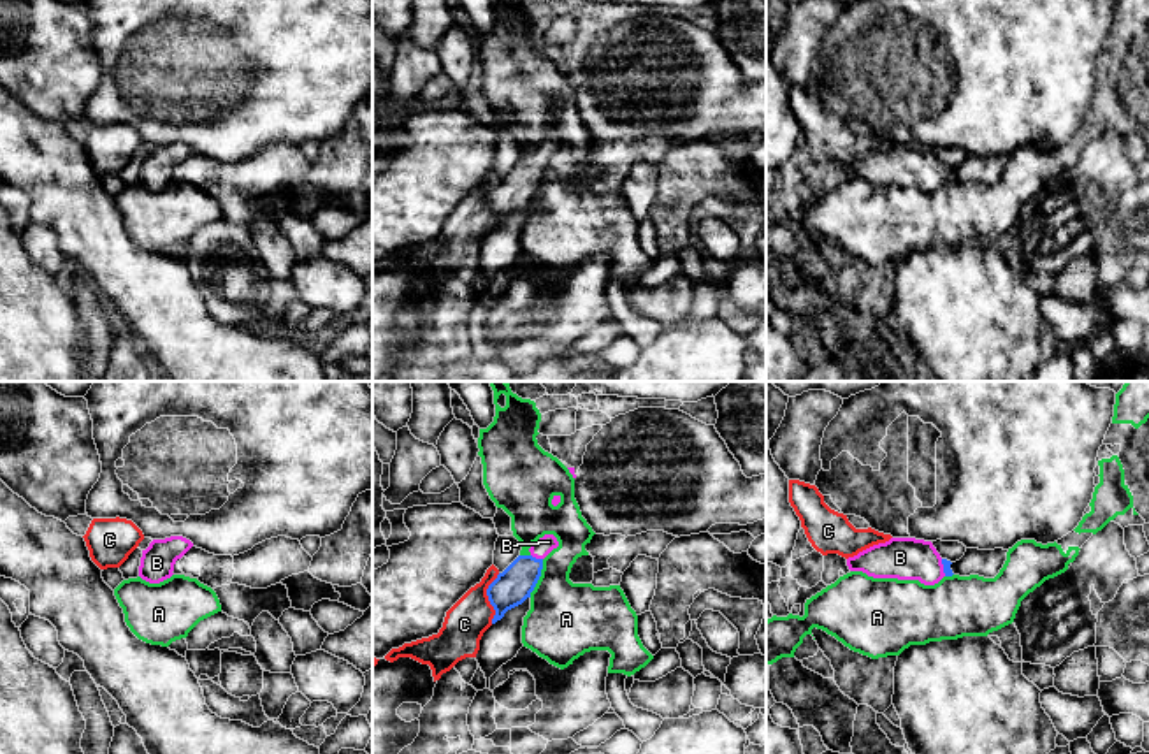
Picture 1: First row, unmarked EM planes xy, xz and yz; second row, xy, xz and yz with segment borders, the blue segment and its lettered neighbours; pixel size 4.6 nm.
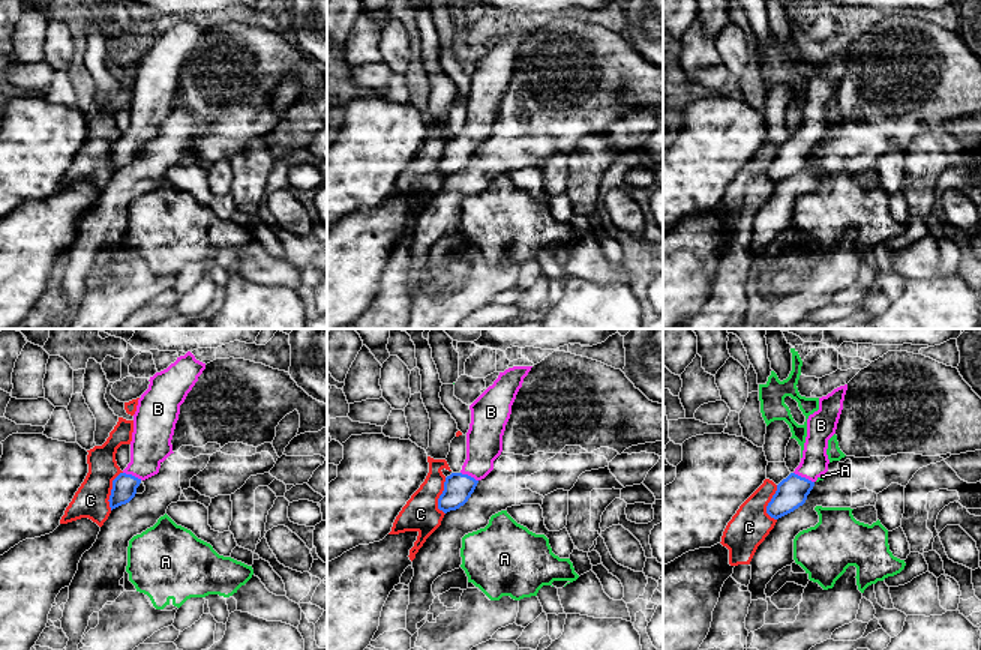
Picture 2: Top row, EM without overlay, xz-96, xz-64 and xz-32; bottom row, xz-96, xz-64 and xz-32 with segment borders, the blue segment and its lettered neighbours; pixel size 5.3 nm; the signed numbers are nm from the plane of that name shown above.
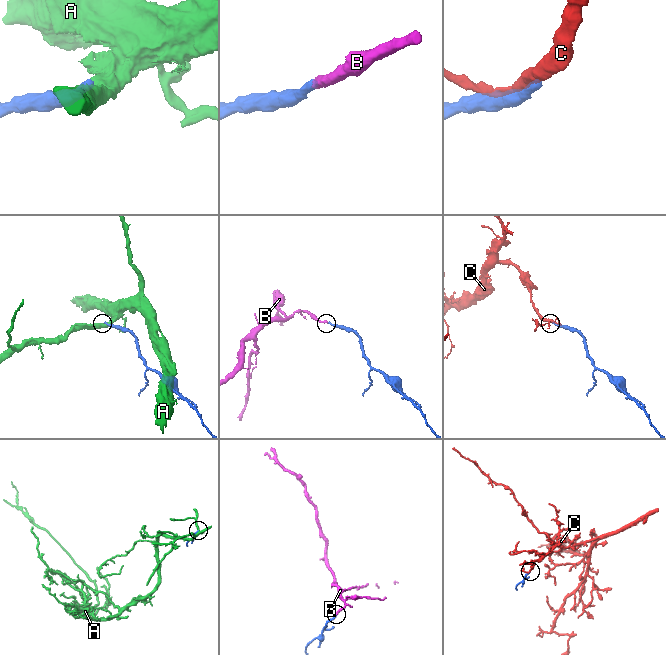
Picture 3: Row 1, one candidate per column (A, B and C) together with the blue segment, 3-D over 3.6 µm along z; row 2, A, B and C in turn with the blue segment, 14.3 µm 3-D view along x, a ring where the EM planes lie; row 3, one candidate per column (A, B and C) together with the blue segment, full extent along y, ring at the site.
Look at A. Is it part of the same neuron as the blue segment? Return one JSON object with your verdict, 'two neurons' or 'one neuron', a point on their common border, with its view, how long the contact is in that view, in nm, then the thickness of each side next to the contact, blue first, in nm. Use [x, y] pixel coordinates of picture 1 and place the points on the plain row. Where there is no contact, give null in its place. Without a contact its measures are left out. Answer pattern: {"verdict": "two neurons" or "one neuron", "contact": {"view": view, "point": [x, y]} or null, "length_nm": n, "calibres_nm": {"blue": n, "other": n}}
{"verdict": "two neurons", "contact": {"view": "xz", "point": [538, 185]}, "length_nm": 190, "calibres_nm": {"blue": 170, "other": 340}}

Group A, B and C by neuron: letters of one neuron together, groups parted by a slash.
A / B / C

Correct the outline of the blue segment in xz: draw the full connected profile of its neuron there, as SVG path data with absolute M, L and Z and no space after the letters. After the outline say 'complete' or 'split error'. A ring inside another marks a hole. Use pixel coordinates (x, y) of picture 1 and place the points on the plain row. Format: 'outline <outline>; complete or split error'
outline M545 141L531 151L529 162L518 162L497 181L487 195L488 207L495 216L492 230L501 227L508 216L531 204L531 199L541 183L543 165L557 153L557 144L553 141Z; split error

